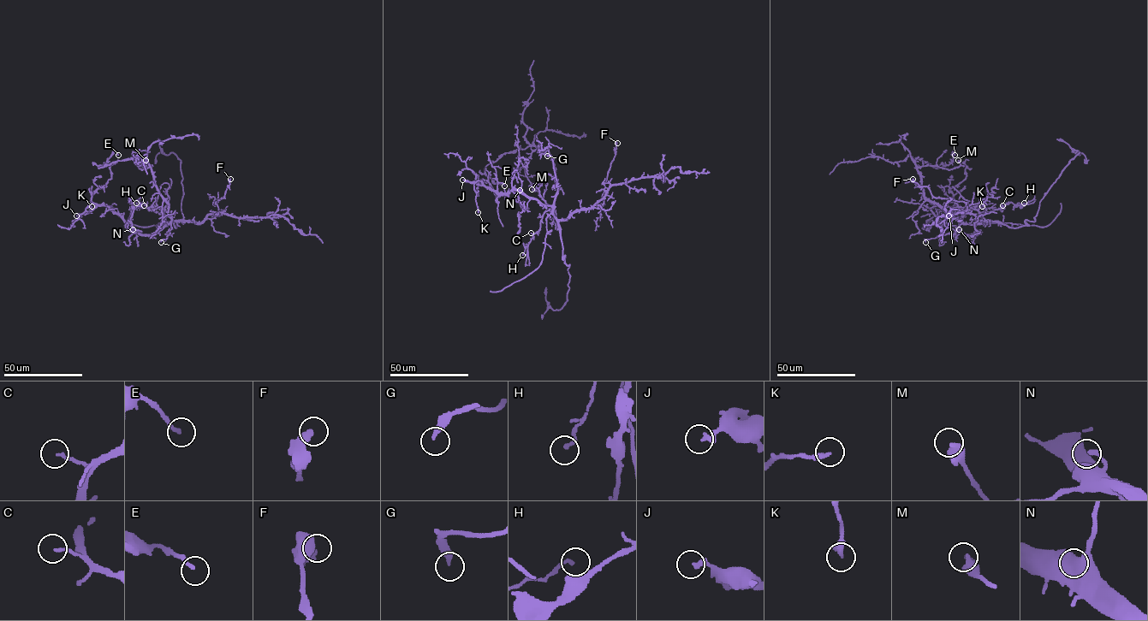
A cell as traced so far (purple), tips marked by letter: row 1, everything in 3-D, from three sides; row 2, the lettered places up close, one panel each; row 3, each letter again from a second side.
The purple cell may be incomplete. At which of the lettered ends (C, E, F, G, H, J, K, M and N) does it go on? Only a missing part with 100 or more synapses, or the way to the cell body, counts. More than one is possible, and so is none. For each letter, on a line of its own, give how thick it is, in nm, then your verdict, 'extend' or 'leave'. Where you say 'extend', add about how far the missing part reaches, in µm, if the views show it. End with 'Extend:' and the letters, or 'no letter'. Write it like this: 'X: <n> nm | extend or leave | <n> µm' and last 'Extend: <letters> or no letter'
C: 130 nm | leave
E: 170 nm | leave
F: 500 nm | leave
G: 300 nm | leave
H: 150 nm | leave
J: 240 nm | leave
K: 280 nm | leave
M: 440 nm | leave
N: 180 nm | leave
Extend: no letter

